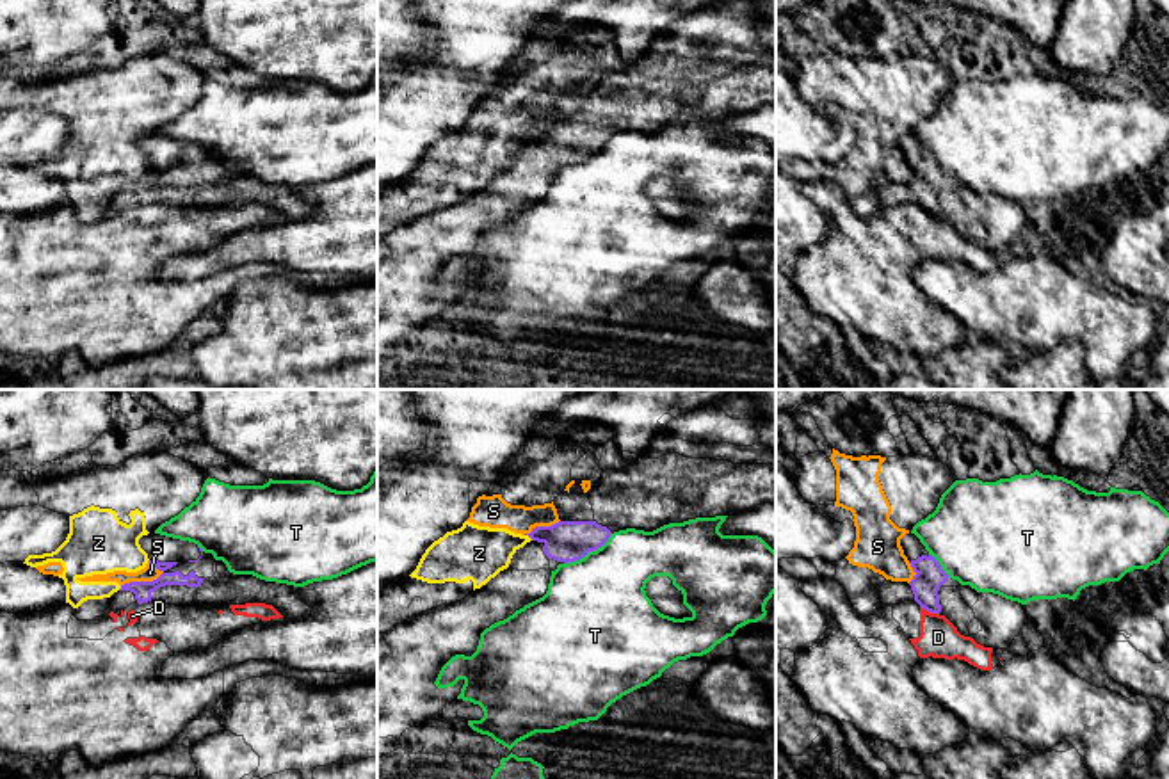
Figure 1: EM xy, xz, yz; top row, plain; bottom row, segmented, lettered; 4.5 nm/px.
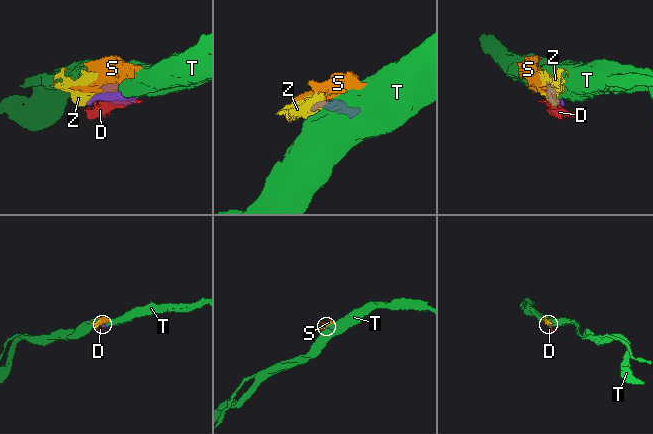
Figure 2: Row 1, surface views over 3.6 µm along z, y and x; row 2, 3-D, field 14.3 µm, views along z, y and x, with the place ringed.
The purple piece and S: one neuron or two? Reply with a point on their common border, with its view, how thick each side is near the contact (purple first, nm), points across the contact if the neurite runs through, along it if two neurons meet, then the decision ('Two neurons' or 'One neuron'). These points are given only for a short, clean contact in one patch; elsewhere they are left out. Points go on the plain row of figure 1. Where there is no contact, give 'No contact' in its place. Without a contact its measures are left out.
Touches purple at xy (143, 184). Thickness 80 nm (purple) against 70 nm. Boundary: xy (162, 171), (152, 182), (130, 182), (121, 187). Two neurons

